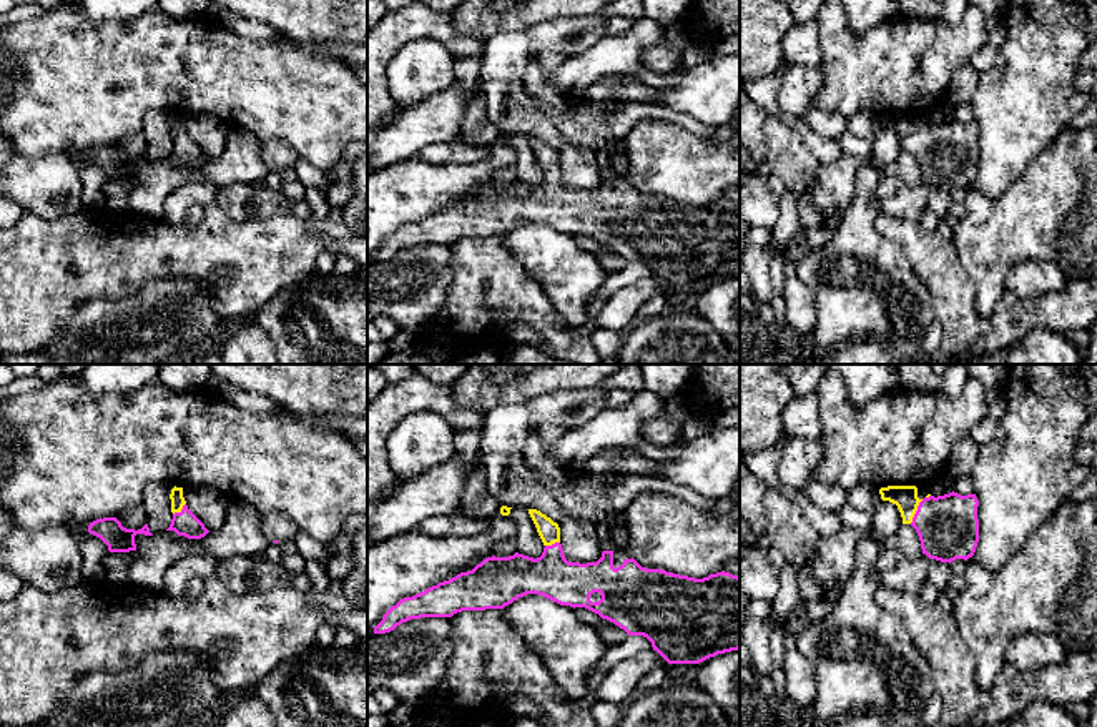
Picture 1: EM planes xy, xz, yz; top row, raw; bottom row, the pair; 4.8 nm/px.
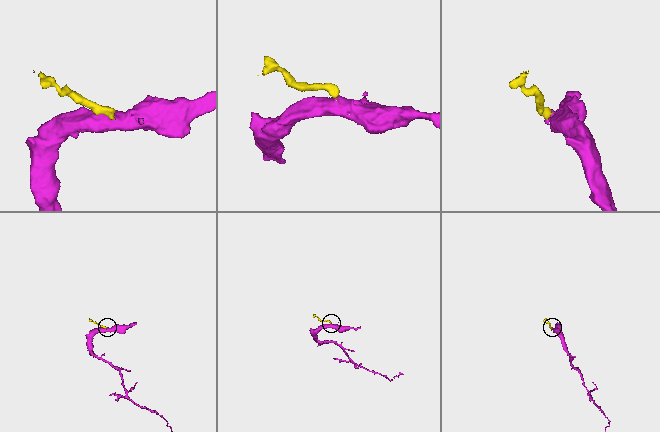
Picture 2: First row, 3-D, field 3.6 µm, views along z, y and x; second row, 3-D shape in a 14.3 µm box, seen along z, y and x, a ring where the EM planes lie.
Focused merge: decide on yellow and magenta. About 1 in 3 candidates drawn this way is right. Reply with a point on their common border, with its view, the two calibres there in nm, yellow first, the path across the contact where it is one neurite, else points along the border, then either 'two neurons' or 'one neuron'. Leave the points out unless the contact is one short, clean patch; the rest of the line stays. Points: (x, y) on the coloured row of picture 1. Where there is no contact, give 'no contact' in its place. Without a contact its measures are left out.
yz (916, 509) | 120/300 nm | across yz (906, 499), (916, 509), (948, 526) | one neuron

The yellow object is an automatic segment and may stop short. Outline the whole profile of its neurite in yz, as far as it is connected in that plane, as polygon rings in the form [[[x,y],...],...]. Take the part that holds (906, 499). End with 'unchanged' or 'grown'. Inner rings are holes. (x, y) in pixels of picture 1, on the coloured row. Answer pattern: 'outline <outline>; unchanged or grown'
outline [[[888,486],[879,489],[881,499],[898,506],[903,524],[911,524],[921,541],[922,554],[941,562],[967,561],[979,542],[976,494],[917,497],[916,486]]]; grown

